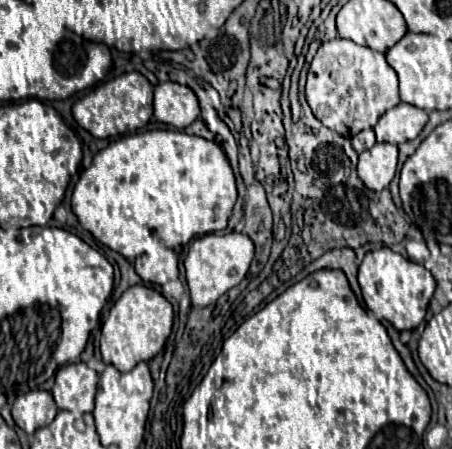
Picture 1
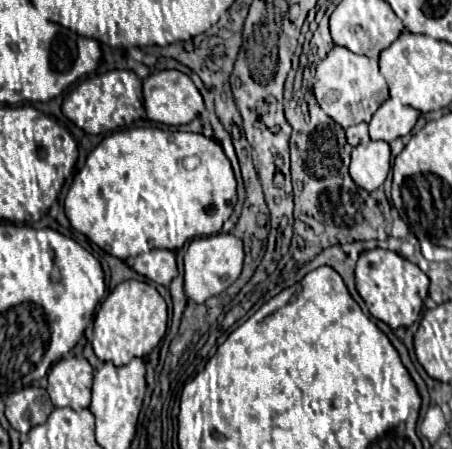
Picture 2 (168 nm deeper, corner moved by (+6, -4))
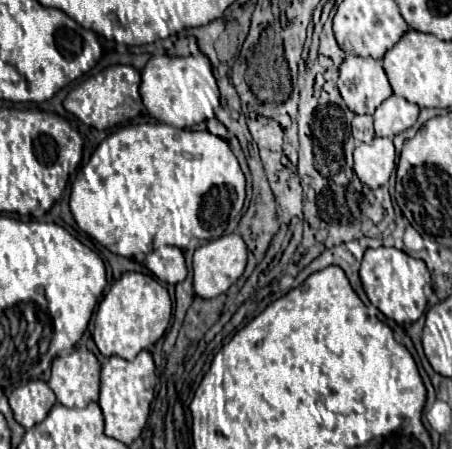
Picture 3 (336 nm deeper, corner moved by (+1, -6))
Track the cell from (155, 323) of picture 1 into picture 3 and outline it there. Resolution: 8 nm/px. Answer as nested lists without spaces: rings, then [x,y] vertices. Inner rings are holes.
[[[125,272],[99,302],[93,340],[103,356],[133,360],[141,350],[149,350],[165,334],[171,320],[171,310],[173,304],[169,292],[151,274]]]

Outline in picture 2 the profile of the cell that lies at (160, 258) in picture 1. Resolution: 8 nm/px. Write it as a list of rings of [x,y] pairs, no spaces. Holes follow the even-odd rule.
[[[144,242],[144,248],[140,252],[134,252],[134,256],[126,259],[133,260],[131,266],[140,276],[144,276],[156,284],[162,284],[162,286],[168,286],[172,282],[172,278],[178,276],[176,250],[150,248]]]

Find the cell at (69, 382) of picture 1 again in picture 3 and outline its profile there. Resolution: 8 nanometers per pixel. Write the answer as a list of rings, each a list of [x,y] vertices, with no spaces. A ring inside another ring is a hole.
[[[87,348],[61,352],[51,366],[49,388],[67,408],[85,408],[99,398],[99,360]]]

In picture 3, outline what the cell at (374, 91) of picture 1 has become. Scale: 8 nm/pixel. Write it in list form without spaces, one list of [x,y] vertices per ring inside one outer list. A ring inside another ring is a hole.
[[[347,54],[339,68],[337,88],[355,114],[373,114],[375,108],[391,96],[382,60],[353,54]]]

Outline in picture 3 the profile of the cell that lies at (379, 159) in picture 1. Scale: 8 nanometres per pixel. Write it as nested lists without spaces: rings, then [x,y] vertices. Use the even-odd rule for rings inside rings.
[[[373,138],[371,144],[359,144],[353,152],[353,170],[363,184],[379,188],[387,184],[395,169],[395,147],[391,138]]]

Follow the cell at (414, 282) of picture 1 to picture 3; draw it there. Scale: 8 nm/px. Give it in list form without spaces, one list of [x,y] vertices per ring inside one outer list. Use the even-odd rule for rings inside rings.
[[[377,248],[367,250],[359,268],[359,276],[367,298],[397,324],[409,324],[421,318],[428,304],[428,296],[433,293],[432,279],[423,260],[415,260],[397,248]]]

